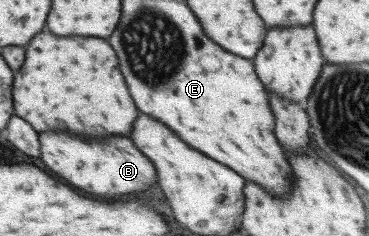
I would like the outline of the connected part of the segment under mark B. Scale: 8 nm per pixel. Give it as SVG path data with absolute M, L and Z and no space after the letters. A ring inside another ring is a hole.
M39 134L39 148L43 152L43 164L75 190L91 194L95 198L117 200L147 190L155 180L155 167L145 158L129 138L107 138L107 142L89 142L71 138L69 134Z

